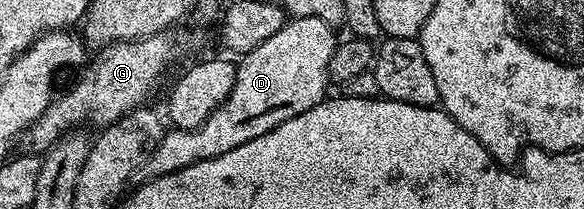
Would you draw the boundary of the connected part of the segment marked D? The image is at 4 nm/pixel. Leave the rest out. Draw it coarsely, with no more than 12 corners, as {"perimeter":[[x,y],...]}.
{"perimeter":[[292,17],[239,60],[202,125],[145,176],[222,157],[325,98],[333,24]]}

